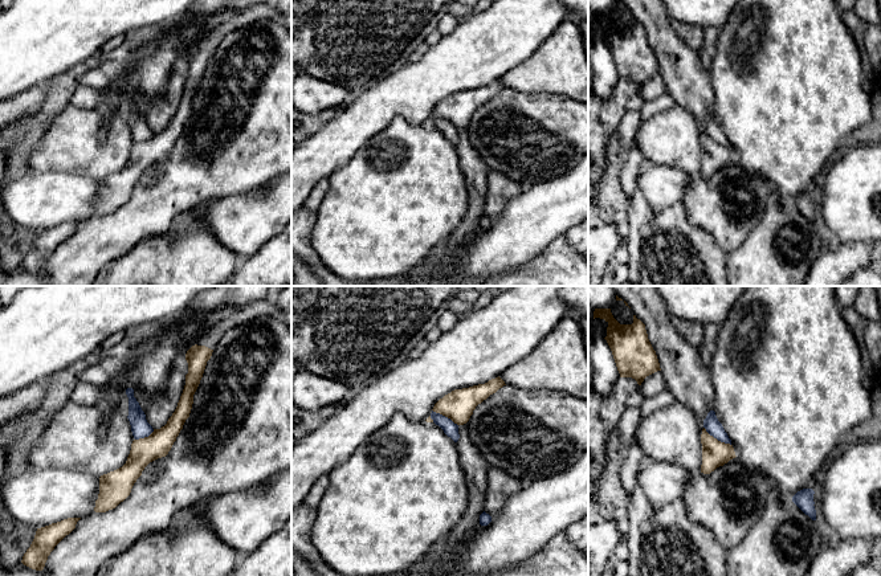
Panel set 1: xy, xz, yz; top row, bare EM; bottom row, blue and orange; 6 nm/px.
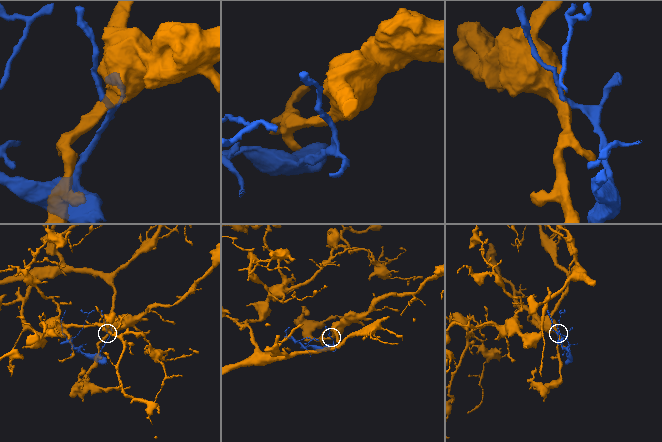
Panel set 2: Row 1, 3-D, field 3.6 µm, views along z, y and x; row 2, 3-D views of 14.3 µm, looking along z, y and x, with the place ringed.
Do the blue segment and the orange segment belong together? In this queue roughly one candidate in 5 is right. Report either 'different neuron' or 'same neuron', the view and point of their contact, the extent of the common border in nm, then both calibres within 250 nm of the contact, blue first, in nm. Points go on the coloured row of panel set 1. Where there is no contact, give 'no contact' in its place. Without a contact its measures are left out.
different neuron; contact yz (717, 438); length 200 nm; calibres 100 and 160 nm

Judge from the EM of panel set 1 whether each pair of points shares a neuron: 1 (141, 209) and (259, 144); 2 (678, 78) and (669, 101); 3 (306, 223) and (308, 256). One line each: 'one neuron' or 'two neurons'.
1: one neuron
2: two neurons
3: one neuron

